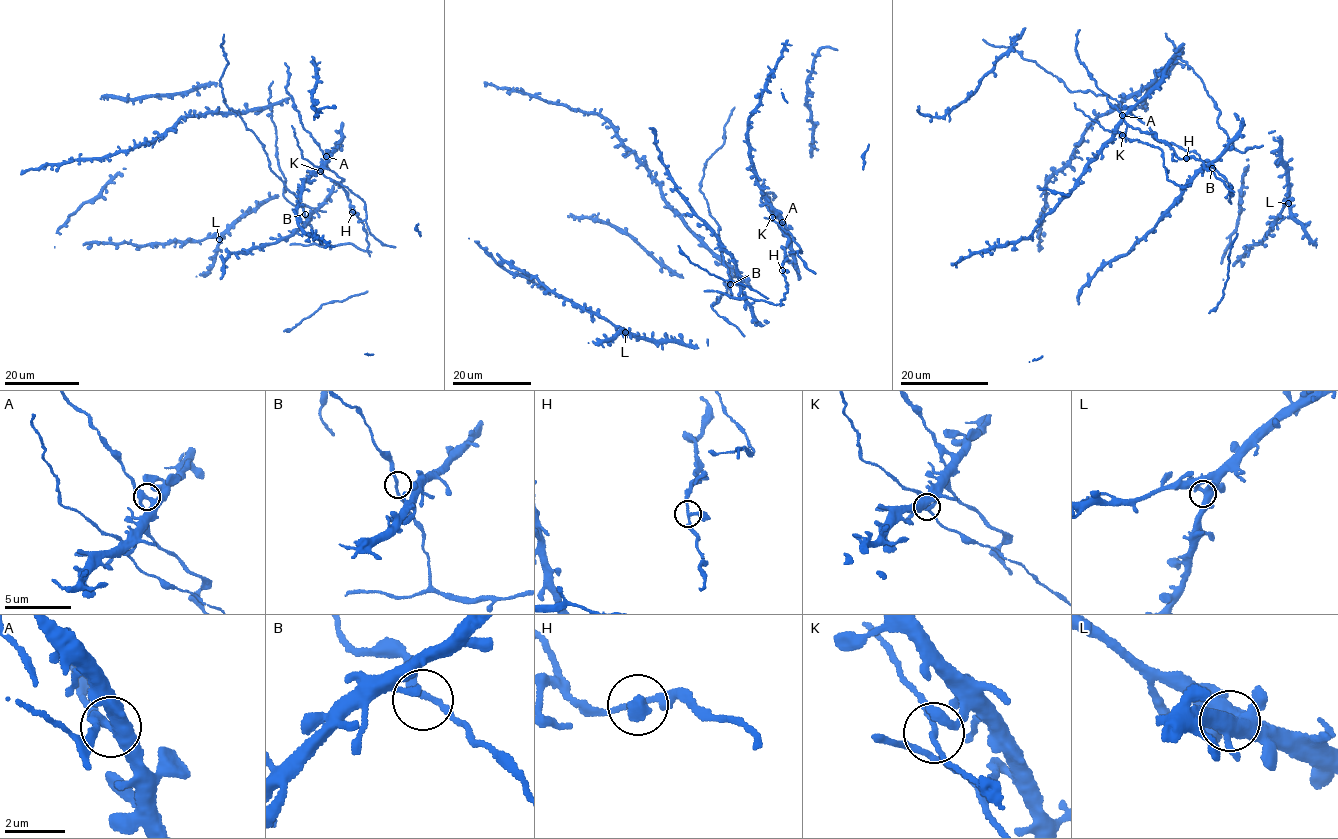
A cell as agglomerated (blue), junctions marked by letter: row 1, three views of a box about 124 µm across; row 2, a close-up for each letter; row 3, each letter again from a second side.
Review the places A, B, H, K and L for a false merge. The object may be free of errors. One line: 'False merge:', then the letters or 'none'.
False merge: none

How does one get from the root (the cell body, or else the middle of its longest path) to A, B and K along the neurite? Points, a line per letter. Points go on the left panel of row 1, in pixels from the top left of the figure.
A: (311, 227), (316, 243), (352, 244), (368, 252), (363, 223), (350, 210), (342, 179), (327, 167), (326, 156)
B: (311, 227), (305, 214)
K: (311, 227), (316, 243), (352, 244), (368, 252), (363, 223), (350, 210), (342, 179), (326, 160), (321, 171)

